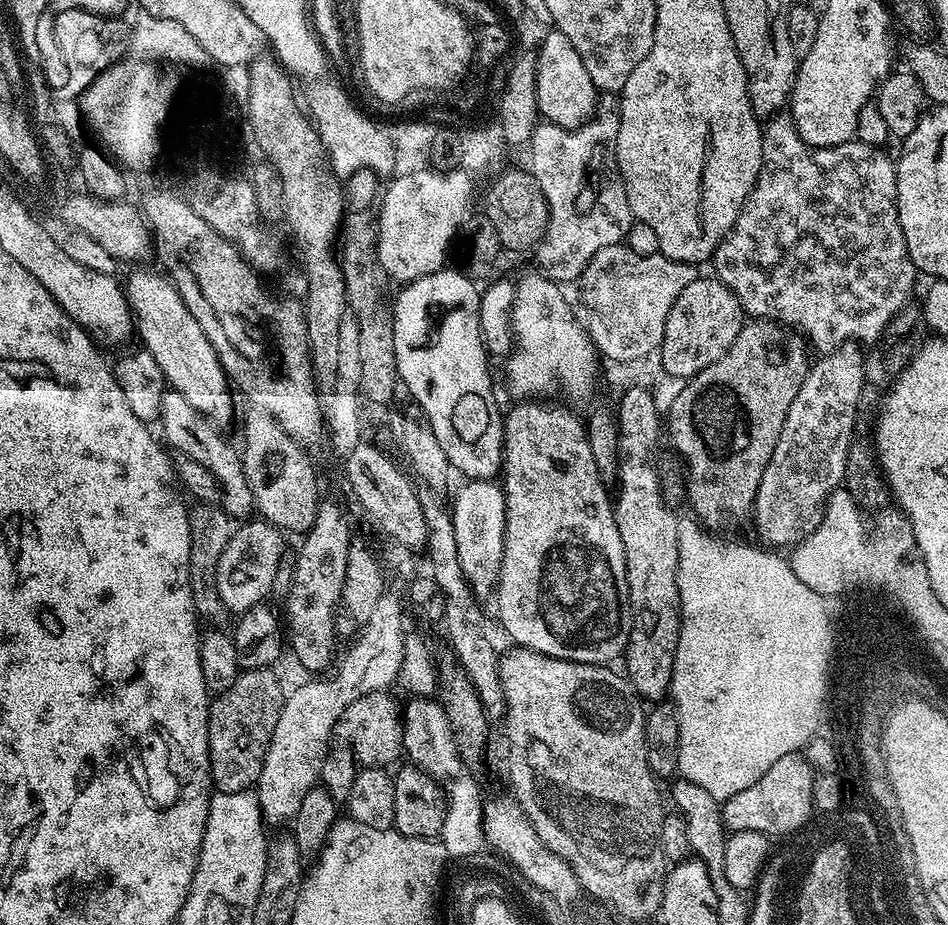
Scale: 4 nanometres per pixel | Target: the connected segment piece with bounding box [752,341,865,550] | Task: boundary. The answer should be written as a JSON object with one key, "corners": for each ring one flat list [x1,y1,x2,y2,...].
{"corners":[[855,342,843,344,843,346,838,347,835,351,827,353,825,356,819,357,820,359,817,363,816,361,809,367,808,374,806,378,803,379,802,387,798,390,798,395,794,398,793,402,790,404,790,410,787,411,786,420,782,426,782,432,778,436,778,445,774,446,774,452,771,454,771,460,767,463,766,471,762,474,762,482,759,484,758,494,756,495,755,502,753,504,753,515,752,523,756,528,756,532,760,541,763,545,776,550,788,550,806,539,821,521,821,512,817,510,818,500,836,484,836,480,840,478,842,474,842,466,844,466,844,454,846,454,846,442,855,434,856,421,860,415,860,398,863,386,863,380,865,380,865,368,864,368,864,358,865,353,863,349]]}

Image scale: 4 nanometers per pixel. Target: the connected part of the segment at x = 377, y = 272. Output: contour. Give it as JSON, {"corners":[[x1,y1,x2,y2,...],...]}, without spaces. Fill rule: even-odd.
{"corners":[[363,168,356,171,344,184,345,201,349,210,345,215,338,242,338,259,345,286,345,309,356,326,356,368,366,370,368,376,386,376,388,360,394,358,394,330,391,303,386,300,390,278,376,252,377,227,367,211,375,205,380,190,376,173]]}

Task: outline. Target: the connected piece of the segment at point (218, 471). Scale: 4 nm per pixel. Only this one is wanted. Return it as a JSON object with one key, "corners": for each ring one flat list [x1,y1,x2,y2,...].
{"corners":[[169,390,162,398,158,427,168,435,166,444,169,449,186,454,186,458,194,458,194,462,206,466,206,470,210,470,220,479,222,495,218,504,229,518,236,522,244,522,253,515,252,491,246,482,246,474,242,470,237,445,235,443,232,445,220,433,223,431,211,418,196,410,194,406,190,406,190,402,182,394]]}

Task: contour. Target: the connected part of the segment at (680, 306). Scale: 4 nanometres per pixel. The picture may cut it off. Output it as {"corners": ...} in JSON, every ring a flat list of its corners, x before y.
{"corners":[[697,278,678,294,670,314,666,318,664,337,658,349,660,364,672,376,691,378,697,376,706,366,718,362,726,350,738,338,746,323,744,307,738,298,720,280]]}

